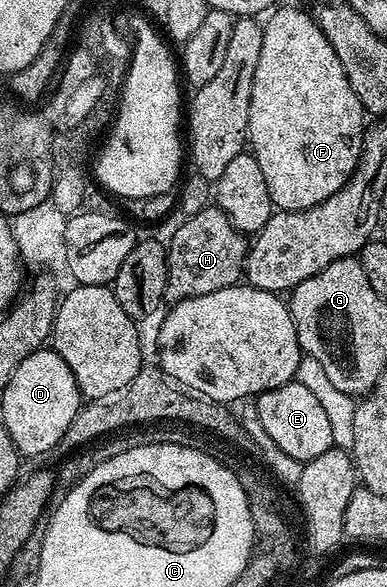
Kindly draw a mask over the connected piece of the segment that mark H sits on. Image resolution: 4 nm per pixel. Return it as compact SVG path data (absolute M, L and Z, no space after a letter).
M218 207L197 211L197 215L180 220L175 234L167 245L167 295L166 300L174 303L197 295L209 295L209 291L221 291L244 280L243 264L247 262L248 238L225 216Z

